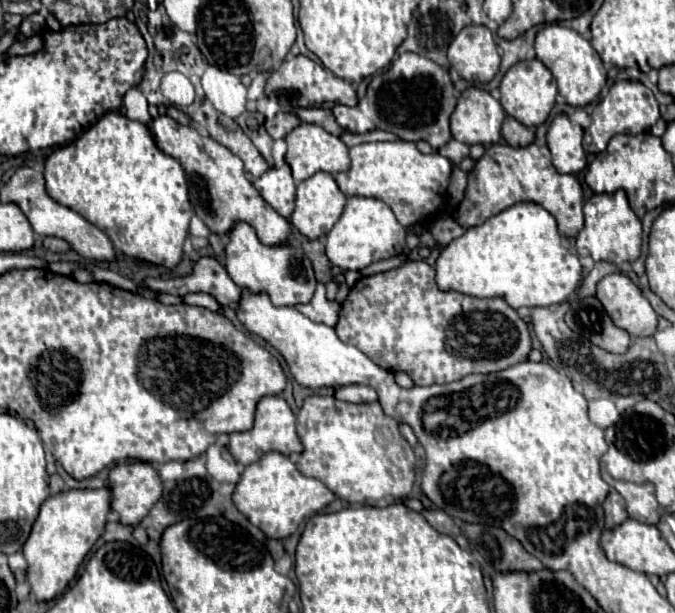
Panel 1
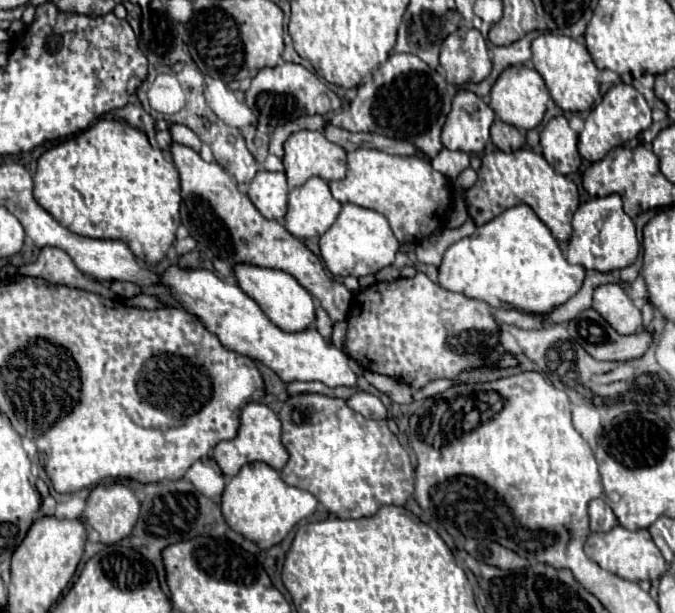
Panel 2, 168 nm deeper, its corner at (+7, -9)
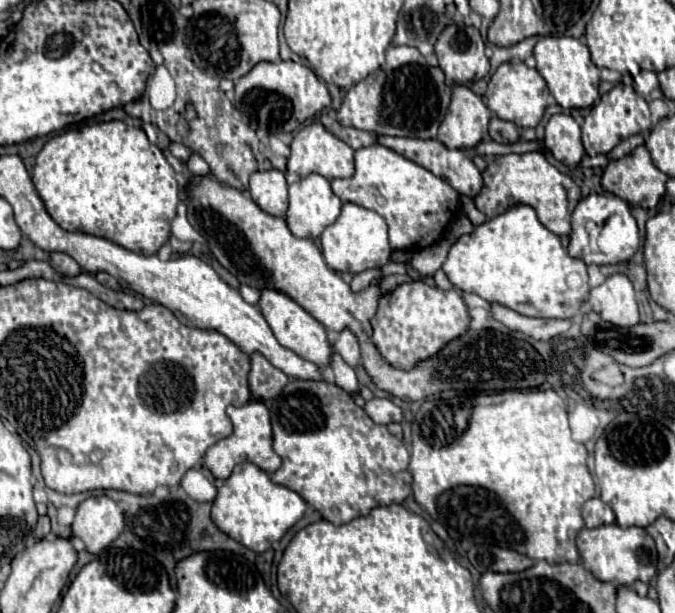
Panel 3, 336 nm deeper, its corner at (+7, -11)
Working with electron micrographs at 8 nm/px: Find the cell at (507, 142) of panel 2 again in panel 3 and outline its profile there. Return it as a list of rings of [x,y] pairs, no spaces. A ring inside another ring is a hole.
[[[493,117],[489,121],[489,135],[495,143],[503,143],[503,145],[511,145],[519,141],[519,127],[515,123],[503,121],[499,117]]]

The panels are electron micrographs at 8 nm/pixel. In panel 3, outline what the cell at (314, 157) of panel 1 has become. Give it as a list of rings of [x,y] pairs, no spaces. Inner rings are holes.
[[[319,123],[303,125],[301,131],[295,133],[291,141],[291,155],[287,159],[287,171],[297,173],[299,177],[307,177],[311,173],[319,173],[325,179],[337,179],[337,177],[349,177],[353,175],[353,149],[323,129]]]

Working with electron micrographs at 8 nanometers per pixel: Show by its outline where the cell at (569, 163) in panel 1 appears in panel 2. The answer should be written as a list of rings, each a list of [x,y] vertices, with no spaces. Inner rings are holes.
[[[559,115],[553,117],[541,131],[543,157],[561,175],[575,173],[581,165],[581,155],[577,153],[577,133],[569,127],[569,121]]]

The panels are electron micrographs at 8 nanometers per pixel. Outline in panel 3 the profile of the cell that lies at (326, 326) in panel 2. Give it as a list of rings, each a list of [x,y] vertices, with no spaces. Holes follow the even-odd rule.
[[[337,353],[331,355],[331,369],[335,375],[335,385],[339,385],[347,393],[359,391],[359,381],[355,377],[355,371]]]

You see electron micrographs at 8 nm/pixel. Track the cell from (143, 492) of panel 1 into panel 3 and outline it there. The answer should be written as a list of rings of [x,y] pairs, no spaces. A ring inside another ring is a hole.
[[[107,495],[89,497],[77,507],[71,529],[75,537],[83,539],[89,553],[99,553],[125,529],[125,513]]]

